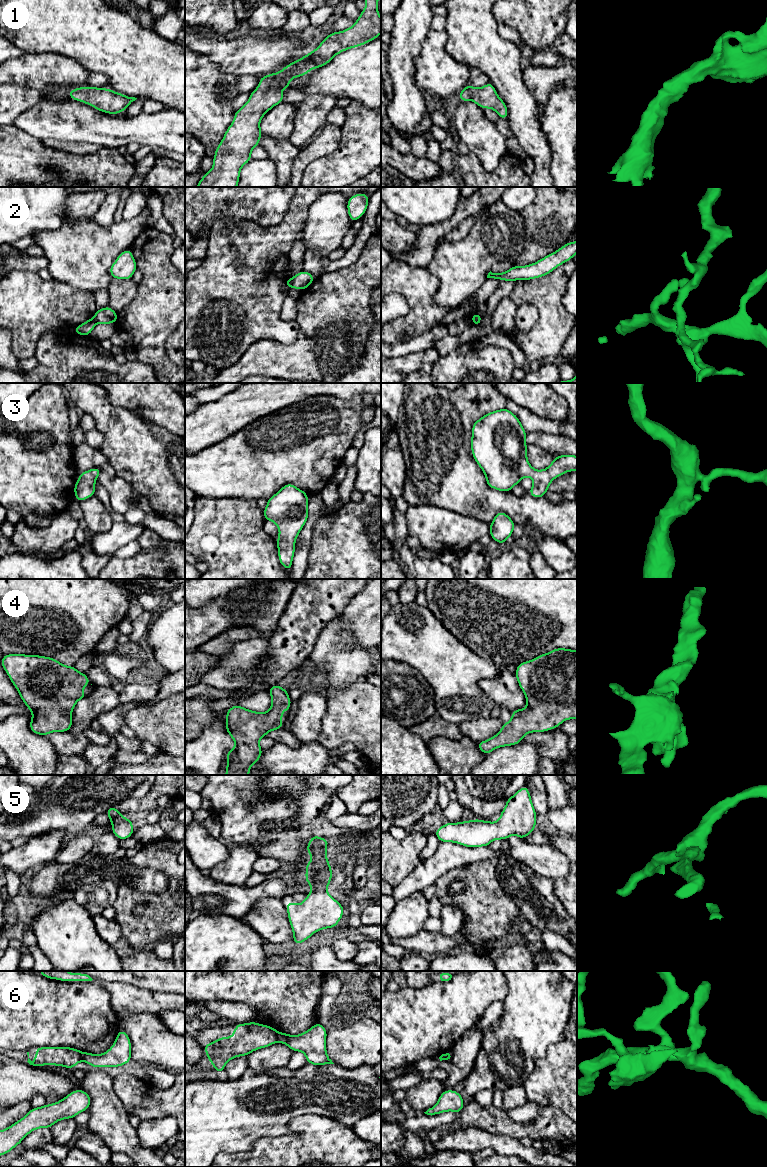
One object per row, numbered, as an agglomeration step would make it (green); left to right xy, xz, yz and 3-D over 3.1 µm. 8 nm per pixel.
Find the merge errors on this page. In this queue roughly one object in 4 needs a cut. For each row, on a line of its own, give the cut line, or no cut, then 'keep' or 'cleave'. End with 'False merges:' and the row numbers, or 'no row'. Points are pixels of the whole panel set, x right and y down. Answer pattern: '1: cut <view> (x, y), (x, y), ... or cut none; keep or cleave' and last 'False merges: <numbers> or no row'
1: cut none; keep
2: cut xy (92, 318), (96, 323); cleave
3: cut none; keep
4: cut none; keep
5: cut none; keep
6: cut xy (81, 1052), (82, 1059); cleave
False merges: 2, 6

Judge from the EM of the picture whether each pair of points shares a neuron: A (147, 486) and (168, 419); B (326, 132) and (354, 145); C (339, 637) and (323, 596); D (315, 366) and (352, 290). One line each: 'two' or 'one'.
A: two
B: two
C: two
D: one

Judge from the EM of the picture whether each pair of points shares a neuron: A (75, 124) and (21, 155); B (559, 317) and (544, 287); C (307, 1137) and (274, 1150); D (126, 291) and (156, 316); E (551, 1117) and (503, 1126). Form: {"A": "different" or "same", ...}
{"A": "different", "B": "same", "C": "same", "D": "different", "E": "same"}

